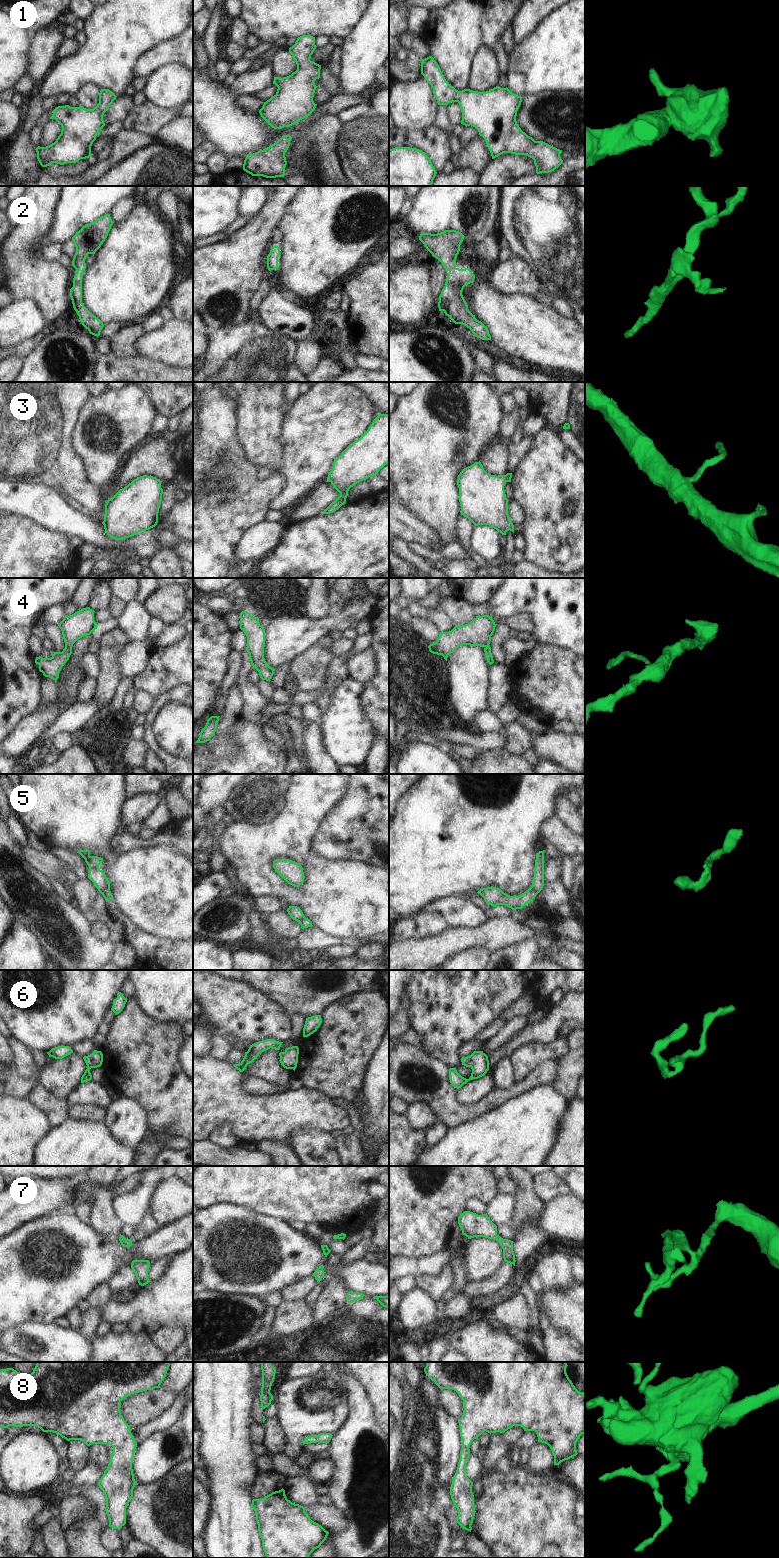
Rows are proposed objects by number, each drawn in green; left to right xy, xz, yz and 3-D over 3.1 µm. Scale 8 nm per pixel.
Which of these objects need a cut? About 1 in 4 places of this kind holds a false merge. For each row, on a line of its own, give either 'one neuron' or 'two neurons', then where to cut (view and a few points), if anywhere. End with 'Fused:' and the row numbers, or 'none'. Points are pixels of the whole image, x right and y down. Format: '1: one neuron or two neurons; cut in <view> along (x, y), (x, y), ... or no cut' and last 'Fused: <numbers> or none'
1: one neuron; no cut
2: one neuron; no cut
3: one neuron; no cut
4: one neuron; no cut
5: two neurons; cut in yz along (531, 886), (537, 893)
6: one neuron; no cut
7: one neuron; no cut
8: one neuron; no cut
Fused: 5

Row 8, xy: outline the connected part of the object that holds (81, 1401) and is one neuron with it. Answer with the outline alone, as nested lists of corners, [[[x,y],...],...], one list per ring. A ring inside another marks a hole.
[[[37,1362],[33,1372],[31,1374],[21,1374],[13,1368],[0,1370],[0,1427],[8,1428],[9,1426],[23,1427],[23,1426],[36,1426],[43,1432],[53,1432],[60,1435],[67,1441],[81,1440],[87,1446],[92,1444],[108,1444],[113,1447],[112,1454],[110,1456],[110,1462],[107,1469],[104,1471],[103,1476],[97,1483],[100,1489],[103,1491],[106,1499],[105,1511],[109,1519],[109,1527],[120,1530],[126,1524],[126,1508],[128,1503],[133,1497],[133,1489],[137,1482],[134,1479],[132,1463],[134,1458],[135,1449],[137,1443],[134,1436],[131,1434],[130,1426],[126,1423],[121,1415],[121,1401],[134,1393],[139,1393],[147,1390],[153,1390],[160,1388],[160,1385],[166,1377],[167,1370],[171,1362]]]

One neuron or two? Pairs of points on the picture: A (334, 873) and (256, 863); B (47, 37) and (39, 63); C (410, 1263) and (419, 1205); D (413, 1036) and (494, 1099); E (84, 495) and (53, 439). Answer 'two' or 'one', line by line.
A: one
B: one
C: two
D: two
E: one

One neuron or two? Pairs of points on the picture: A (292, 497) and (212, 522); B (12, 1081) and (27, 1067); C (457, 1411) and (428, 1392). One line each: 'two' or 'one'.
A: two
B: two
C: two

